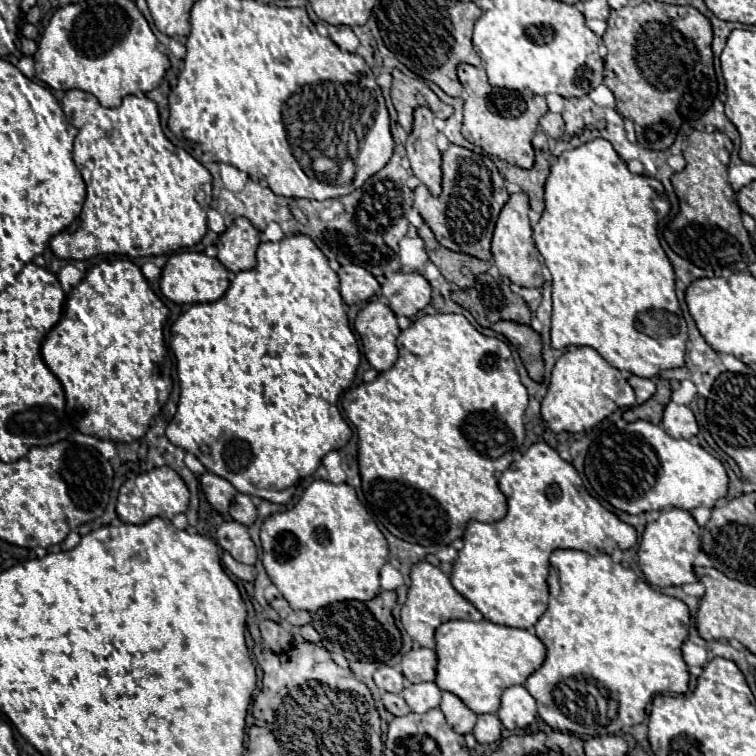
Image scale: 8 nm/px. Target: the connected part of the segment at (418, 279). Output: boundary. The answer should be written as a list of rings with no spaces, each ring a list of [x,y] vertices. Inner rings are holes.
[[[395,272],[383,284],[383,296],[397,316],[415,316],[431,302],[431,286],[419,272]]]

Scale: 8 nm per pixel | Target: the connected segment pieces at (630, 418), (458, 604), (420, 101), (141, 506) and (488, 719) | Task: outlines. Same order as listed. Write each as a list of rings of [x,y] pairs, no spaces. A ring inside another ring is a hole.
[[[659,380],[657,382],[657,392],[653,398],[649,398],[645,404],[641,406],[633,406],[629,410],[623,412],[623,418],[627,422],[635,422],[635,420],[647,420],[647,422],[653,422],[653,424],[659,424],[661,418],[663,418],[663,410],[665,406],[669,404],[671,400],[671,388],[669,388],[669,382],[667,380]]]
[[[429,562],[415,564],[411,568],[411,588],[409,588],[407,600],[401,608],[401,622],[403,622],[405,630],[409,632],[409,636],[425,648],[435,648],[435,630],[443,622],[449,622],[455,618],[477,622],[477,620],[483,620],[483,614],[453,588],[449,576],[441,568],[437,568]]]
[[[393,70],[393,86],[391,86],[391,100],[397,110],[397,120],[403,126],[405,132],[411,132],[413,128],[413,110],[419,106],[431,108],[437,118],[449,118],[453,116],[453,108],[443,104],[435,92],[421,80],[409,78],[401,74],[399,70]]]
[[[163,466],[163,468],[153,468],[151,472],[139,474],[135,480],[127,480],[119,488],[117,516],[125,524],[145,524],[155,516],[171,520],[175,514],[185,512],[187,506],[189,506],[189,490],[187,490],[185,482],[173,468]]]
[[[481,714],[473,728],[473,736],[481,744],[491,744],[501,740],[501,720],[495,714]]]

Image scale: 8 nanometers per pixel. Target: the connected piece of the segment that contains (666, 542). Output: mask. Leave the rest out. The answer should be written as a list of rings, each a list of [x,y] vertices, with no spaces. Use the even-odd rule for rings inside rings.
[[[671,508],[671,510],[663,510],[655,522],[647,524],[639,546],[639,564],[649,584],[657,588],[683,586],[689,582],[697,582],[693,560],[699,550],[701,550],[701,538],[699,538],[697,522],[687,510]]]

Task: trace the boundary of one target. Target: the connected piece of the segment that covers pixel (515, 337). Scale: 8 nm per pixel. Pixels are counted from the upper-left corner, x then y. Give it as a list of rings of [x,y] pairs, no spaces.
[[[497,322],[491,328],[499,334],[503,334],[515,346],[529,376],[535,382],[543,382],[545,368],[543,368],[543,356],[541,356],[541,350],[543,350],[541,336],[535,330],[531,330],[529,326],[515,324],[515,322]]]

